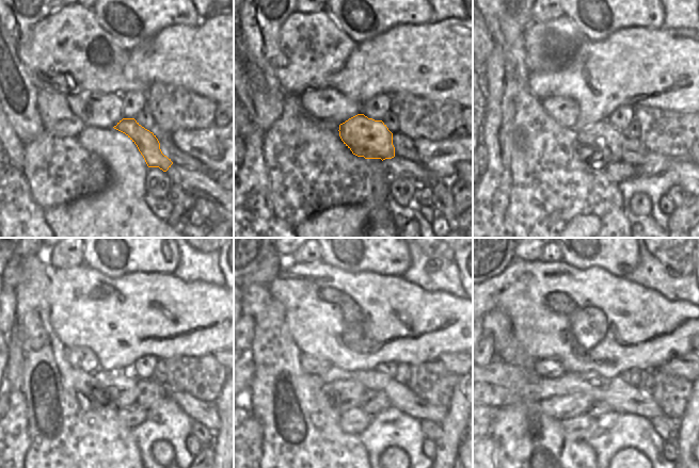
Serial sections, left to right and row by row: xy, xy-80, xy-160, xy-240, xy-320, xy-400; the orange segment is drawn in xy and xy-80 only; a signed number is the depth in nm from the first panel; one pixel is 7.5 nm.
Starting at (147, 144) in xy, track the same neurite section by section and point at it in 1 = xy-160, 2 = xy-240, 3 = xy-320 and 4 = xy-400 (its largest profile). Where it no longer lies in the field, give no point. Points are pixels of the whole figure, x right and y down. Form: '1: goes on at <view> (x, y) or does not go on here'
1: goes on at xy-160 (602, 140)
2: goes on at xy-240 (116, 388)
3: goes on at xy-320 (343, 394)
4: goes on at xy-400 (568, 406)

